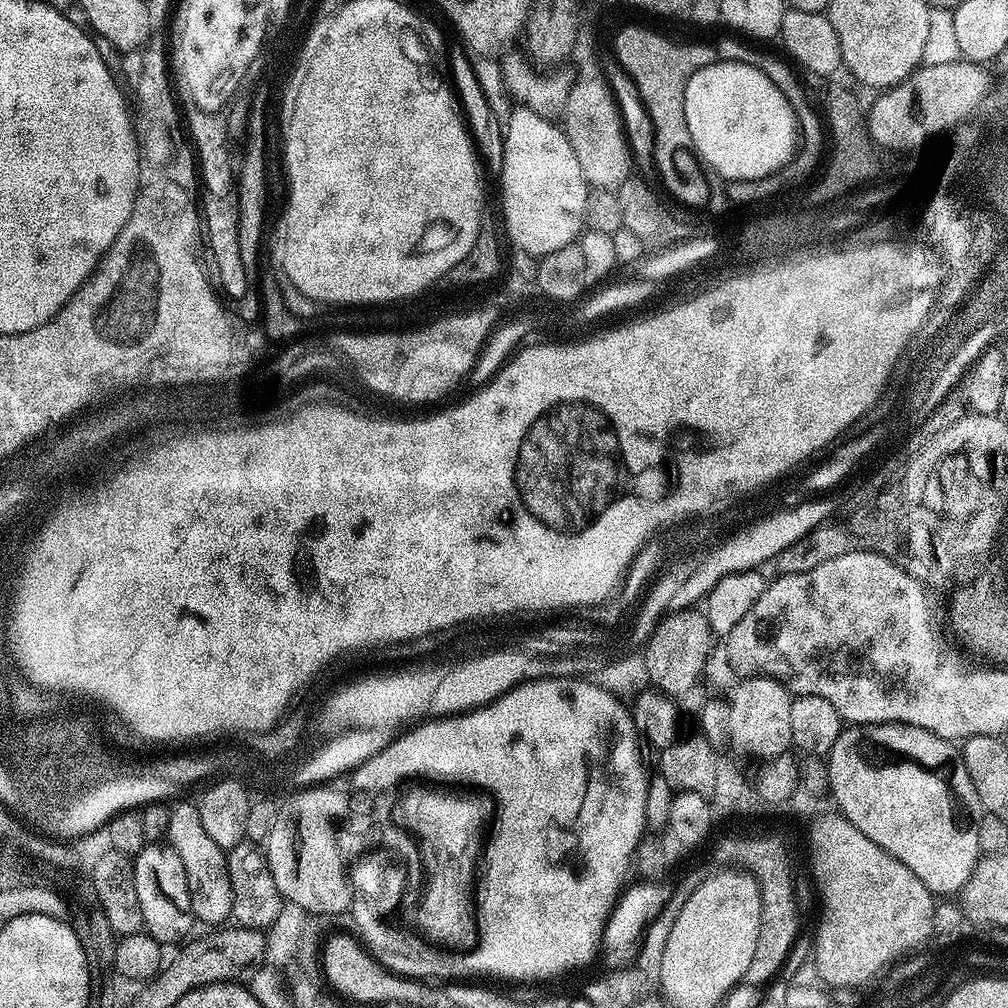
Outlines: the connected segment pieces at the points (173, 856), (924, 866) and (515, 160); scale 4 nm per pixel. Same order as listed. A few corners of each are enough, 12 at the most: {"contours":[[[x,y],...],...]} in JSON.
{"contours":[[[152,842],[132,869],[143,931],[188,940],[194,917],[182,858]],[[848,726],[831,799],[933,894],[982,855],[961,749]],[[516,110],[506,217],[537,257],[585,227],[590,185],[563,127]]]}

